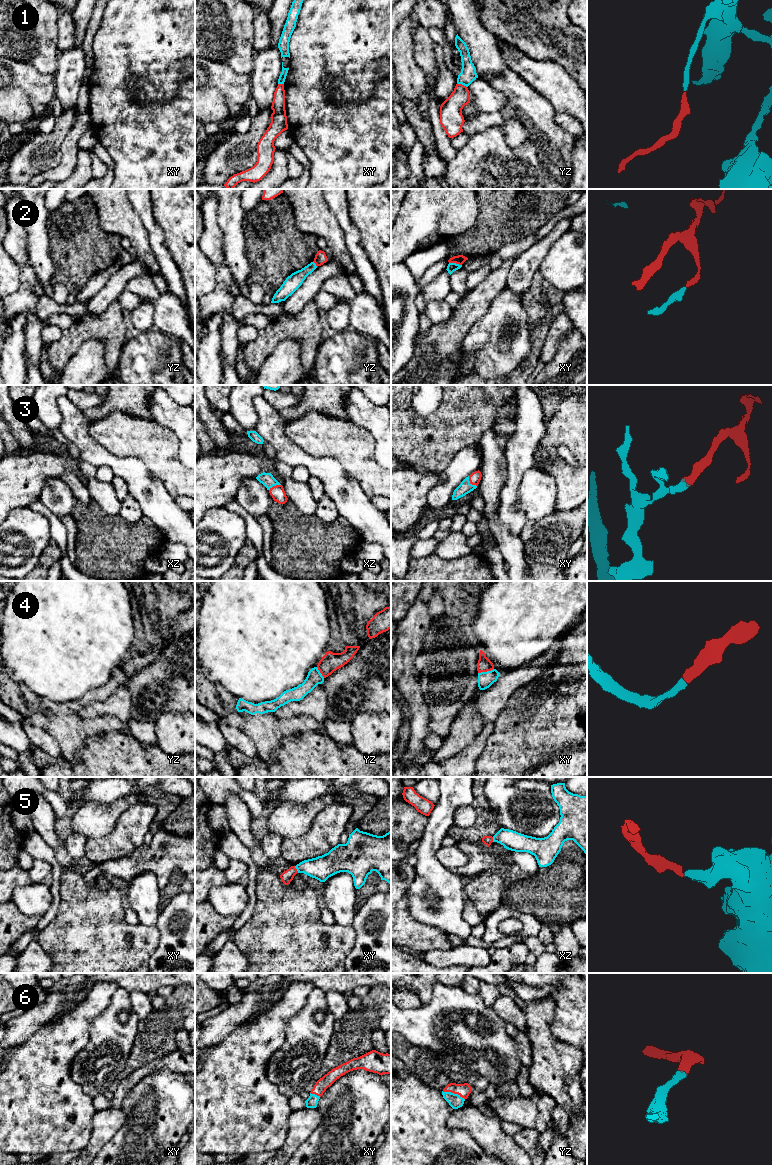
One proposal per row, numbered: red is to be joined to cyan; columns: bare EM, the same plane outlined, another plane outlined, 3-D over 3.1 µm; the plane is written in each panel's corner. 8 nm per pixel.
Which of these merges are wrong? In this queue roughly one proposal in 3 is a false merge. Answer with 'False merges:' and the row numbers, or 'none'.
False merges: 1, 2

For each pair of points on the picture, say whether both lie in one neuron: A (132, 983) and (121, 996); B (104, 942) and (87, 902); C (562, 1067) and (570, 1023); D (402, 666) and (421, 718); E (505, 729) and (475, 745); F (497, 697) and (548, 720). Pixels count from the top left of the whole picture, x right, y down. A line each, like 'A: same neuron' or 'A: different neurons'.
A: different neurons
B: same neuron
C: different neurons
D: same neuron
E: different neurons
F: different neurons

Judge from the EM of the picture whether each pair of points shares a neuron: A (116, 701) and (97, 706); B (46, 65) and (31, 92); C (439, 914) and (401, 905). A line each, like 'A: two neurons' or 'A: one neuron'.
A: one neuron
B: two neurons
C: two neurons

